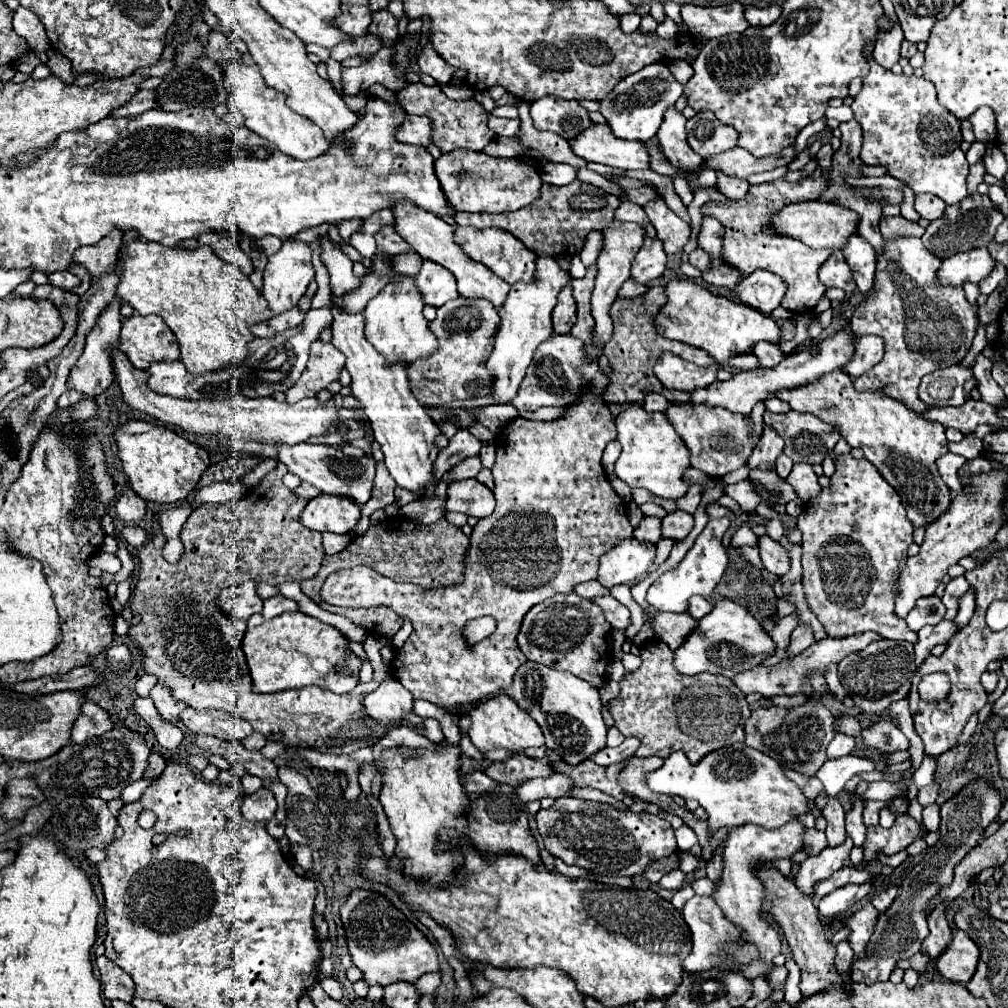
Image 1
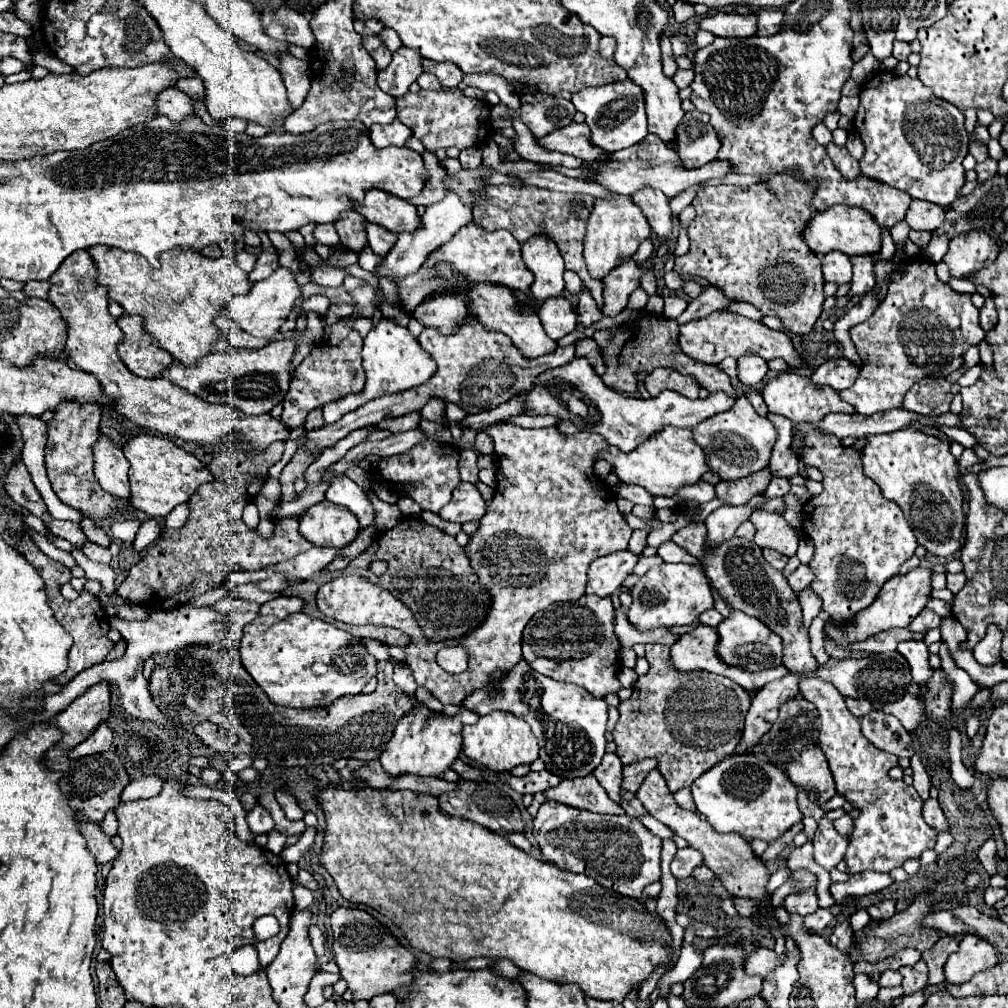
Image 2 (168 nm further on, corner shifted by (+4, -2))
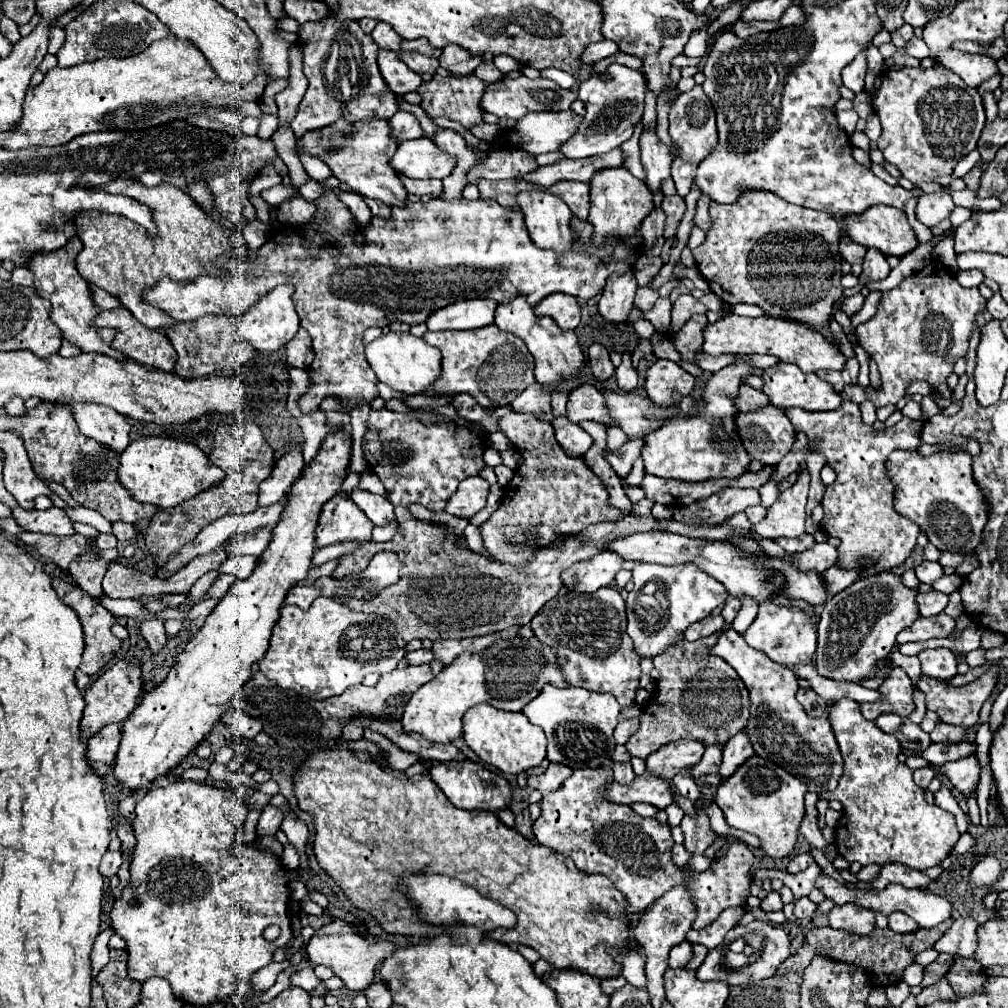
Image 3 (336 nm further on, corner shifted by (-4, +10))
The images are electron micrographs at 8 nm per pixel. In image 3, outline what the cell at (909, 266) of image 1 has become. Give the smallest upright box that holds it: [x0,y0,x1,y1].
[845,263,985,407]

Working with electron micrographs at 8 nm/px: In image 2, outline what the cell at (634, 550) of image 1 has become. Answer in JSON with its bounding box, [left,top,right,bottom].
[585,549,639,597]

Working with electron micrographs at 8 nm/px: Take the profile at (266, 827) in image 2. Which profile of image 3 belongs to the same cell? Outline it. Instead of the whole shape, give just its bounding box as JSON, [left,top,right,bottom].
[257,805,283,835]

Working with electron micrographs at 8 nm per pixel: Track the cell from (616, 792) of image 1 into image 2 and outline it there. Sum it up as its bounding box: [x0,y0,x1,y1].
[623,759,657,793]

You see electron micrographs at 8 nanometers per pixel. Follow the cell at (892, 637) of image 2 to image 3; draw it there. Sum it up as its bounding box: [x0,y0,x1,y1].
[899,615,955,643]

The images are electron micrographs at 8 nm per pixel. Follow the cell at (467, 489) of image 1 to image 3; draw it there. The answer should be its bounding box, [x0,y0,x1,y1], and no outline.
[445,477,489,517]

